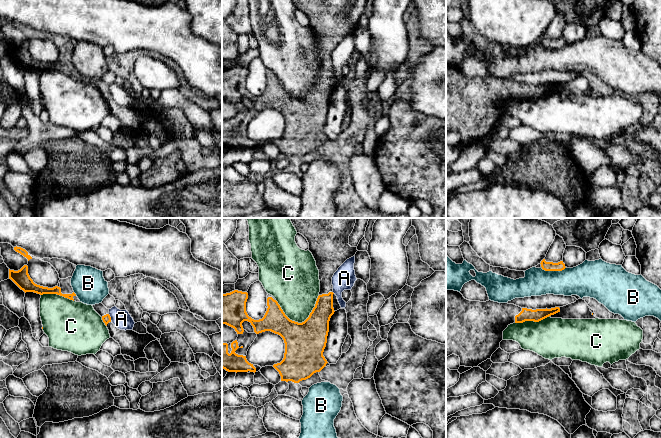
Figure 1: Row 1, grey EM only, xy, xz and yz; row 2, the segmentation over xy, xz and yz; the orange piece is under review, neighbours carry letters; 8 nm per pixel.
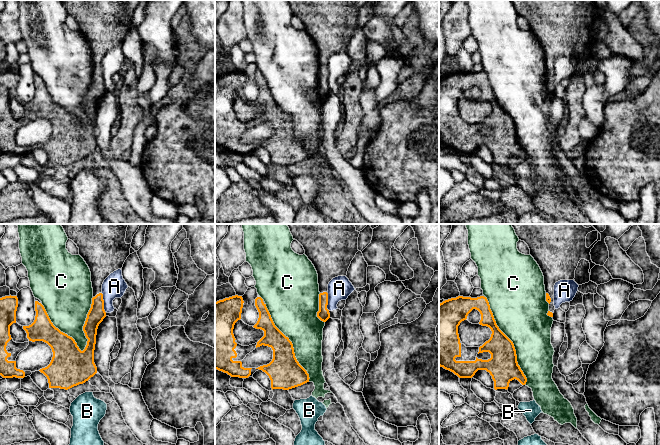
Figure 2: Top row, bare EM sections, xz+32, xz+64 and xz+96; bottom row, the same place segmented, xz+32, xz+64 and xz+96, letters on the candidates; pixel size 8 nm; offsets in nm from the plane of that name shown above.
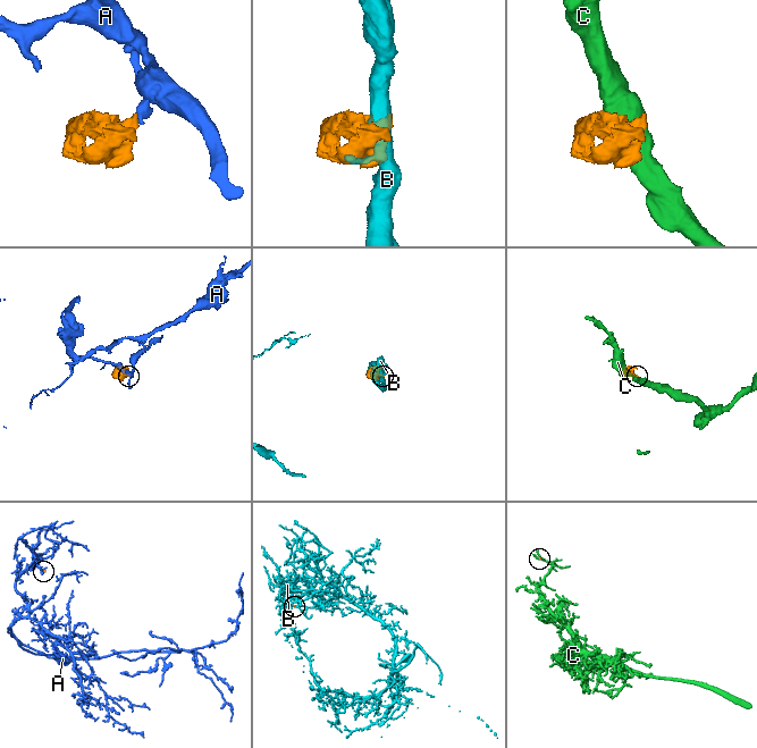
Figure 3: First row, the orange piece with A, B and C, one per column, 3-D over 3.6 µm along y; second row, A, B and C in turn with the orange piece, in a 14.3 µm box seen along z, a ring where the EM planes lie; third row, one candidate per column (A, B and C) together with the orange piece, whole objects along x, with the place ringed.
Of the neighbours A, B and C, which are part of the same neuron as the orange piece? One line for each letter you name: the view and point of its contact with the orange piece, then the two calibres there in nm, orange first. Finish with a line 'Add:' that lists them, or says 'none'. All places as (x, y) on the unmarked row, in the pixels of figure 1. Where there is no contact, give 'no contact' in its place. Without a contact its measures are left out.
Add: none

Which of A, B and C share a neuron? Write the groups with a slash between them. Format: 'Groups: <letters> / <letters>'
Groups: A / B / C

